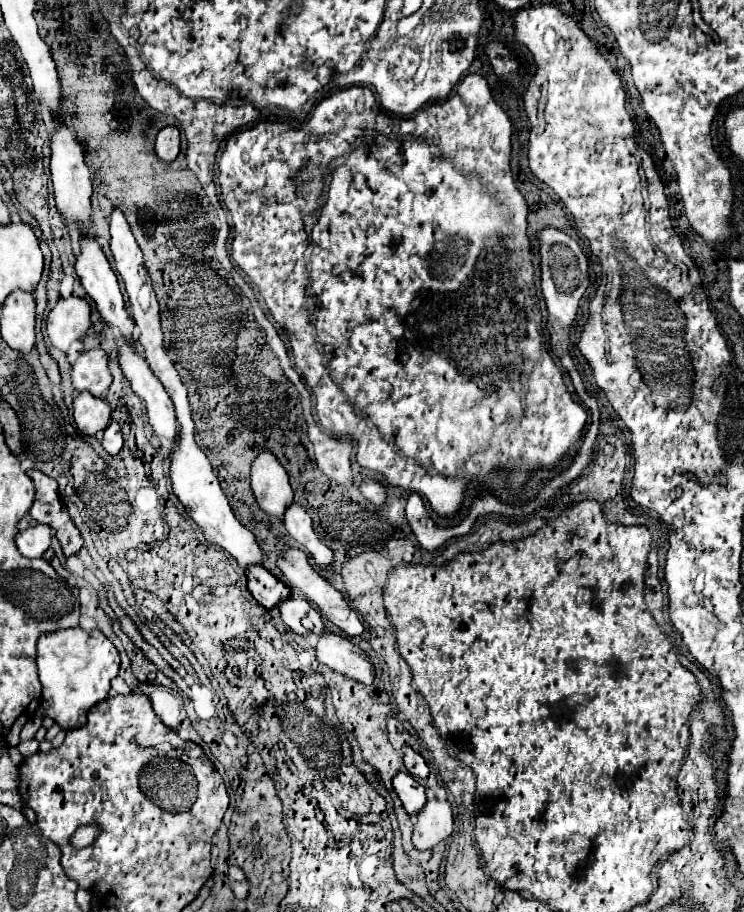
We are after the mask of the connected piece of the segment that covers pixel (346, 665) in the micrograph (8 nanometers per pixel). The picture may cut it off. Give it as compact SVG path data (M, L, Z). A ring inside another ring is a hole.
M324 633L316 645L316 657L320 663L328 665L330 669L362 683L374 683L374 669L372 663L344 637L336 633Z

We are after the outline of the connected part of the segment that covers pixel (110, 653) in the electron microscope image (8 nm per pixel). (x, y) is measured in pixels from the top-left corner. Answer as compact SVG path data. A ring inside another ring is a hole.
M80 627L56 633L44 633L38 639L38 677L42 683L40 709L46 717L54 719L62 729L78 729L86 723L88 711L104 701L110 691L110 681L118 675L120 657L110 639L100 631L86 633Z

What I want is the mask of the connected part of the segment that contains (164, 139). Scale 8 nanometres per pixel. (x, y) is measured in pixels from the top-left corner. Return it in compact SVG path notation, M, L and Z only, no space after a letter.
M164 127L160 129L156 137L156 155L164 163L172 163L180 153L180 131L176 127Z

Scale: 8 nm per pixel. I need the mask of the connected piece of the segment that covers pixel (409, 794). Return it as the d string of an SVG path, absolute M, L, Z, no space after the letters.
M398 773L394 779L392 779L392 785L400 797L400 801L404 803L406 807L406 813L410 817L418 815L422 809L424 809L424 803L426 803L426 789L420 781L416 781L412 775L408 773Z

